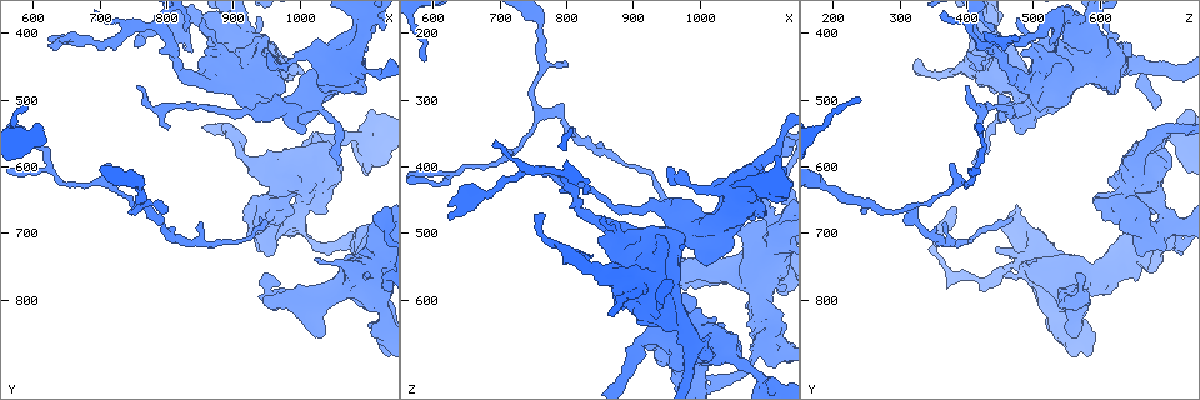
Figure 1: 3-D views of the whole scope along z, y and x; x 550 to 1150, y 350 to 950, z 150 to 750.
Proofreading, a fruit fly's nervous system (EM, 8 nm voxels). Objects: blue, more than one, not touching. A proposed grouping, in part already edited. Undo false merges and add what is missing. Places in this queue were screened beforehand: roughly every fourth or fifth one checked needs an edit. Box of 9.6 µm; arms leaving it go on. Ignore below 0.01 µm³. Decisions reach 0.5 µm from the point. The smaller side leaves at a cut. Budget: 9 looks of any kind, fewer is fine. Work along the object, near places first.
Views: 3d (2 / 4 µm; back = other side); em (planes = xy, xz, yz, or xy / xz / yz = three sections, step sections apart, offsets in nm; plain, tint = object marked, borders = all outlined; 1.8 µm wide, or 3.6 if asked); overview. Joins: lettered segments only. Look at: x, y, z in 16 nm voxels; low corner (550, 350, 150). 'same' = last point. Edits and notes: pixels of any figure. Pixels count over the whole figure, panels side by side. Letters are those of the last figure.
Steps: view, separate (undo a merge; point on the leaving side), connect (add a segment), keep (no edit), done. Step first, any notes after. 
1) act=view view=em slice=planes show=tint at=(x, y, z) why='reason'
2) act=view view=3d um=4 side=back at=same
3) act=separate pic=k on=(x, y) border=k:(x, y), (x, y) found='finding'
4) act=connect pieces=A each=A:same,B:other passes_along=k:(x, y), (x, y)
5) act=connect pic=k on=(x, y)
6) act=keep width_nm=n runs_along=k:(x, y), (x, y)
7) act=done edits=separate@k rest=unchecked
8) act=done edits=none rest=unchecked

act=view view=em slice=planes show=plain at=(950, 405, 525) why='thick end'

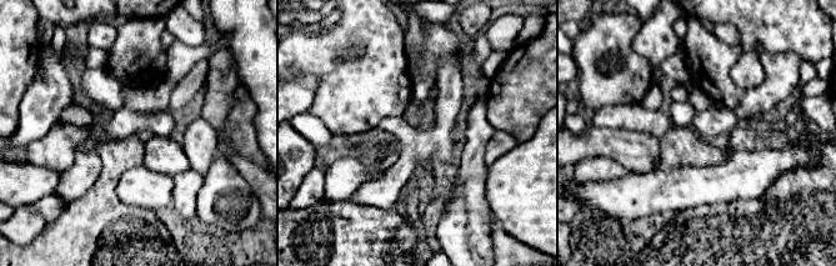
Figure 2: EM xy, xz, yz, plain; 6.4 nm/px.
act=view view=em slice=planes show=borders at=same

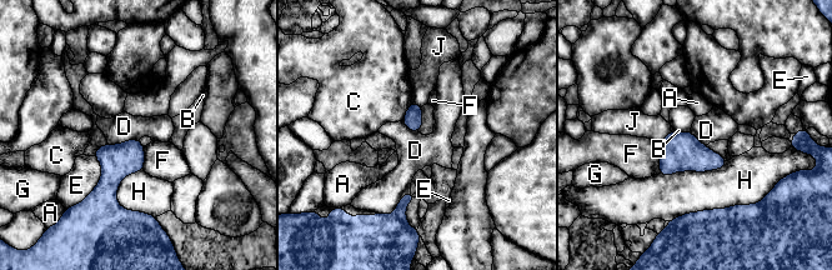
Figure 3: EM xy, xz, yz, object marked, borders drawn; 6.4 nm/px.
act=keep longest_contact=H:340nm each=A:other,B:other,C:other,D:other,E:other,F:other,G:other,H:other,J:other found='none of them fits'

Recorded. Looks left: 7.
act=view view=3d um=2 at=(1055, 560, 690) why='calibre changes'

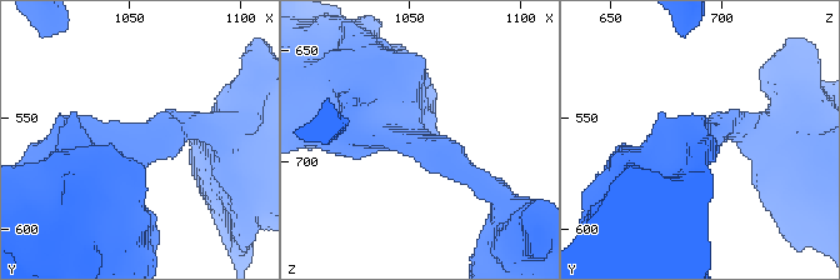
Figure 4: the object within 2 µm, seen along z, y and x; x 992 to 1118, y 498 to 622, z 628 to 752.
act=view view=em slice=planes show=borders at=(1051, 557, 692) arm_widths_nm=180,650

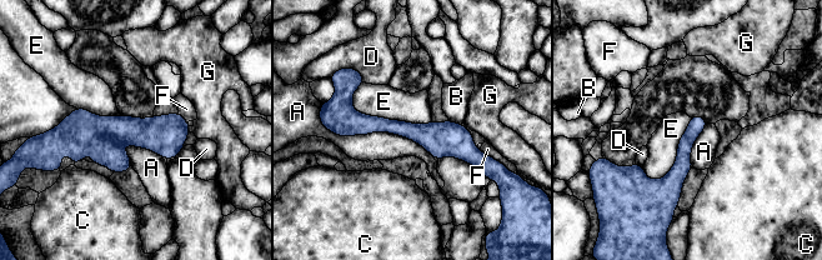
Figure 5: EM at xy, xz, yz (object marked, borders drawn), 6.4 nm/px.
act=keep width_nm=100 each=A:other,B:other,C:other,D:other,E:other,F:other,G:other found='all the same neuron'

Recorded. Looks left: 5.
act=view view=3d um=4 side=back at=(1100, 730, 650) why='three-way junction'

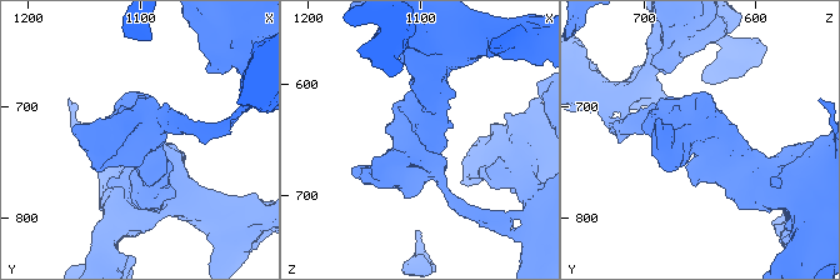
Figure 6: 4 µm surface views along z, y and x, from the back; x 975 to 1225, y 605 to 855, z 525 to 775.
act=view view=em um=3.6 slice=xz step=8 show=tint at=(1098, 728, 648) why='now the EM'

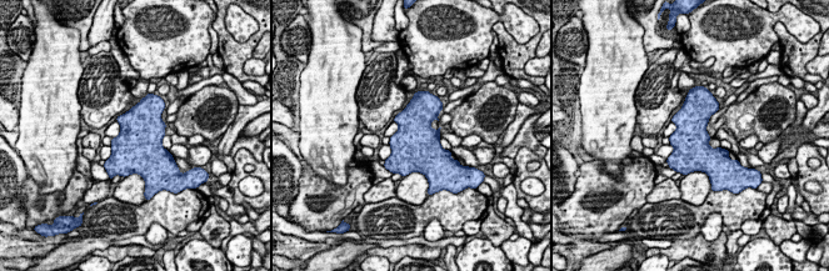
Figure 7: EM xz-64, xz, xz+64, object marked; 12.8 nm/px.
act=view view=em um=3.6 slice=planes show=borders at=same why='another direction'

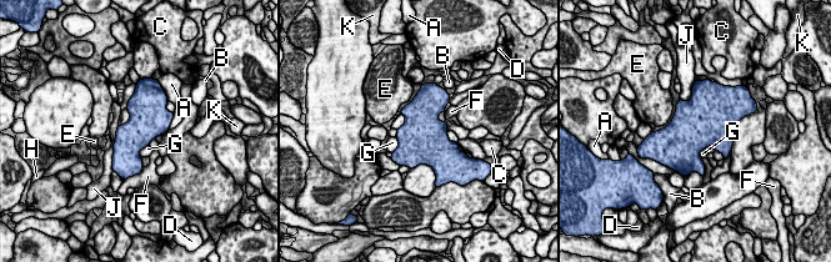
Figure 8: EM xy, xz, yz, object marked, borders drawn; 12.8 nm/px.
act=keep each=A:other,B:other,C:other,D:other,E:other,F:other,G:other,H:other,J:other,K:other found='all the same neuron'

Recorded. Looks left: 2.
act=done edits=none rest=unchecked

